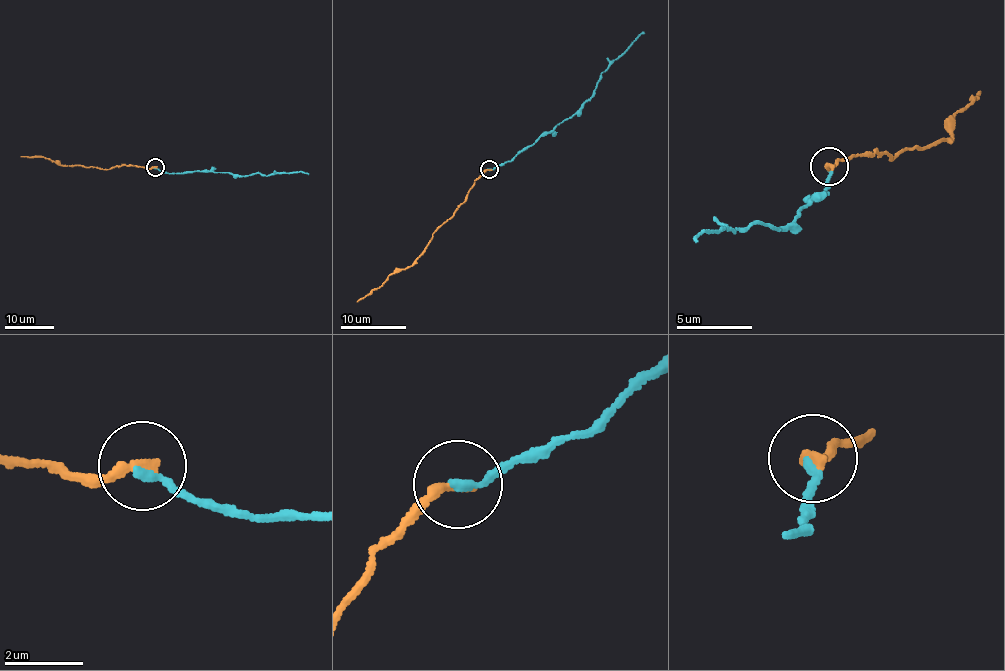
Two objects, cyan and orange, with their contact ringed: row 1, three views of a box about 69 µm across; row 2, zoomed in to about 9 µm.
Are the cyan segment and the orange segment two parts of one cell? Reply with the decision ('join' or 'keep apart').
keep apart

